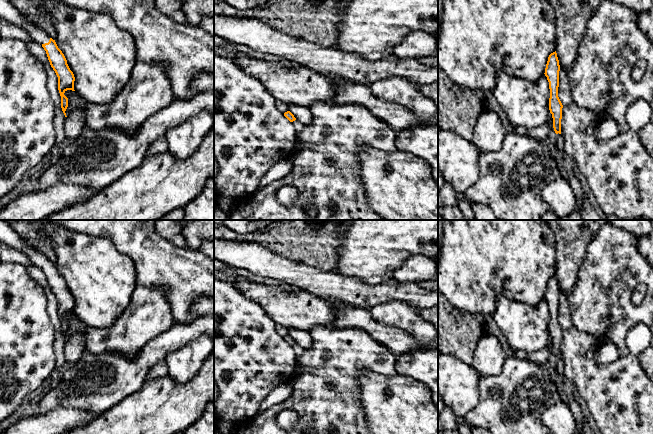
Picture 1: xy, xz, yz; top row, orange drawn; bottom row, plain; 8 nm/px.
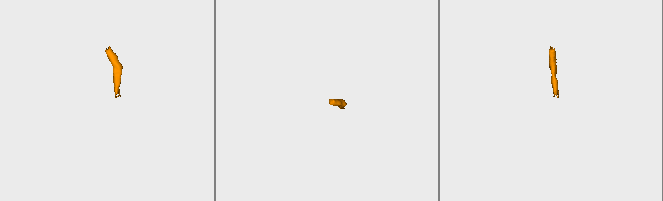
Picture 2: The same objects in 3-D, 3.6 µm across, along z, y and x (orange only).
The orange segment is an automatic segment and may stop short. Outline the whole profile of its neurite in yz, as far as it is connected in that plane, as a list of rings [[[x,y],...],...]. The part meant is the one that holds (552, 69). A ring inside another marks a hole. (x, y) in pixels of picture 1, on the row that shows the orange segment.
[[[556,51],[551,53],[548,57],[548,61],[545,68],[545,76],[549,82],[550,98],[549,98],[549,110],[553,118],[553,128],[556,133],[556,148],[562,155],[564,167],[568,175],[568,182],[571,188],[582,202],[581,210],[579,211],[584,220],[603,220],[597,212],[593,209],[584,189],[581,186],[580,181],[576,177],[576,171],[574,163],[570,156],[565,152],[564,140],[561,135],[561,119],[563,105],[558,97],[559,87],[559,71],[560,65]]]

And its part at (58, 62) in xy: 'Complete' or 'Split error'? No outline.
Split error

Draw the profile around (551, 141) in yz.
[[[549,113],[547,123],[549,125],[549,134],[548,134],[547,142],[551,147],[554,148],[554,157],[555,157],[557,167],[560,172],[560,176],[562,176],[565,180],[568,181],[568,175],[567,175],[566,169],[563,164],[562,155],[561,155],[560,151],[556,148],[556,133],[553,128],[553,118],[552,118],[551,113]]]

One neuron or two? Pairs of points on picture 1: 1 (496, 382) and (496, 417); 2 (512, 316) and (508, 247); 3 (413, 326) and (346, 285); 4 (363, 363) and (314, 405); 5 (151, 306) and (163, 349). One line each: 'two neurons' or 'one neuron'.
1: one neuron
2: two neurons
3: two neurons
4: one neuron
5: two neurons

